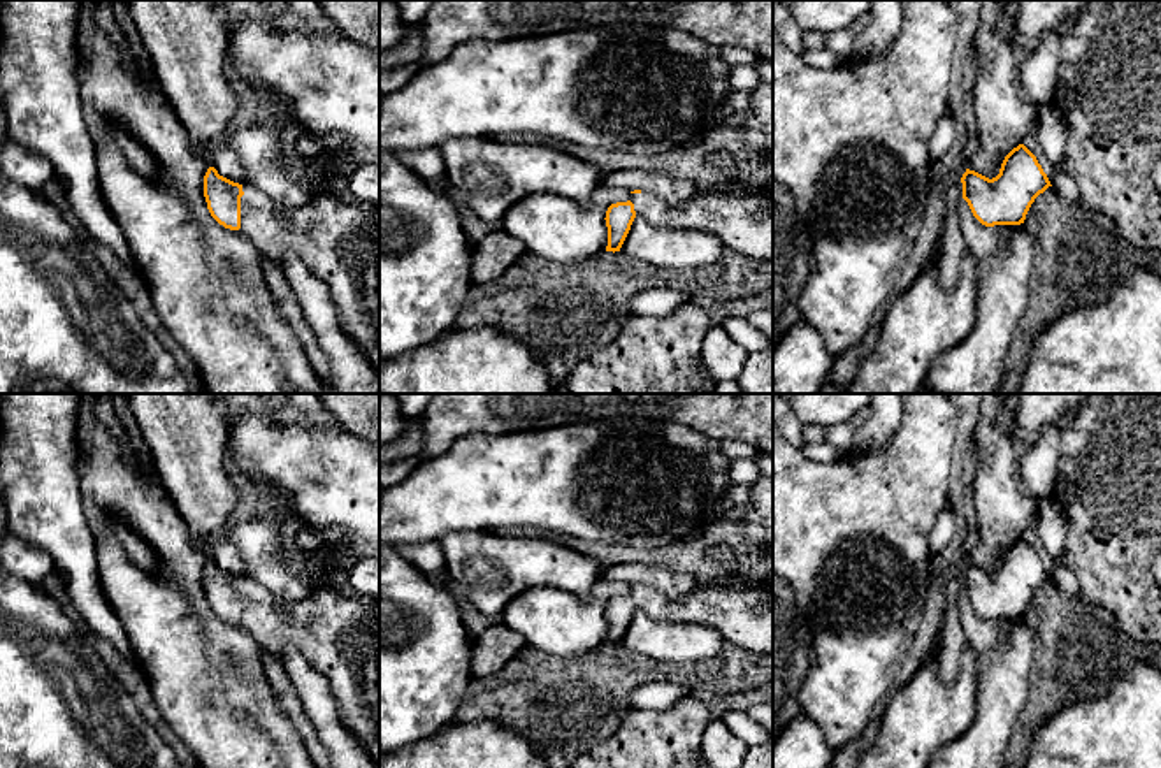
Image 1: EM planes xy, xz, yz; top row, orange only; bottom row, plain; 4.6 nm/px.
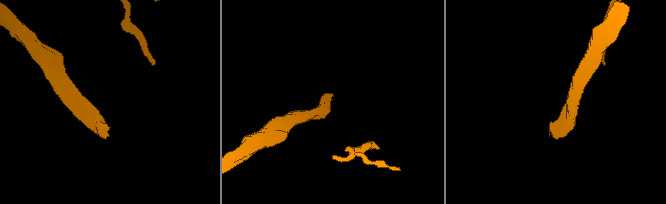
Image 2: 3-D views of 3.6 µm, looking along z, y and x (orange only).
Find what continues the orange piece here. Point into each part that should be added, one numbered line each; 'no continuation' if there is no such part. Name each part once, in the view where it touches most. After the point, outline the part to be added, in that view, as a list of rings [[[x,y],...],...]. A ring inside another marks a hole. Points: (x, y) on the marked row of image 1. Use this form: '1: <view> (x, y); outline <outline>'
1: xy (338, 238); outline [[[242,185],[241,232],[272,267],[285,257],[300,257],[328,285],[343,330],[362,348],[379,378],[379,207],[321,193],[292,211],[279,213],[274,200]]]

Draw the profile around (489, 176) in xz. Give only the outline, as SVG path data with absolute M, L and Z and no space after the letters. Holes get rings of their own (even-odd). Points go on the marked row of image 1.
M455 137L437 146L444 165L444 185L462 206L483 221L501 223L506 213L532 193L553 193L588 202L601 185L599 169L550 146L508 144L487 137Z

